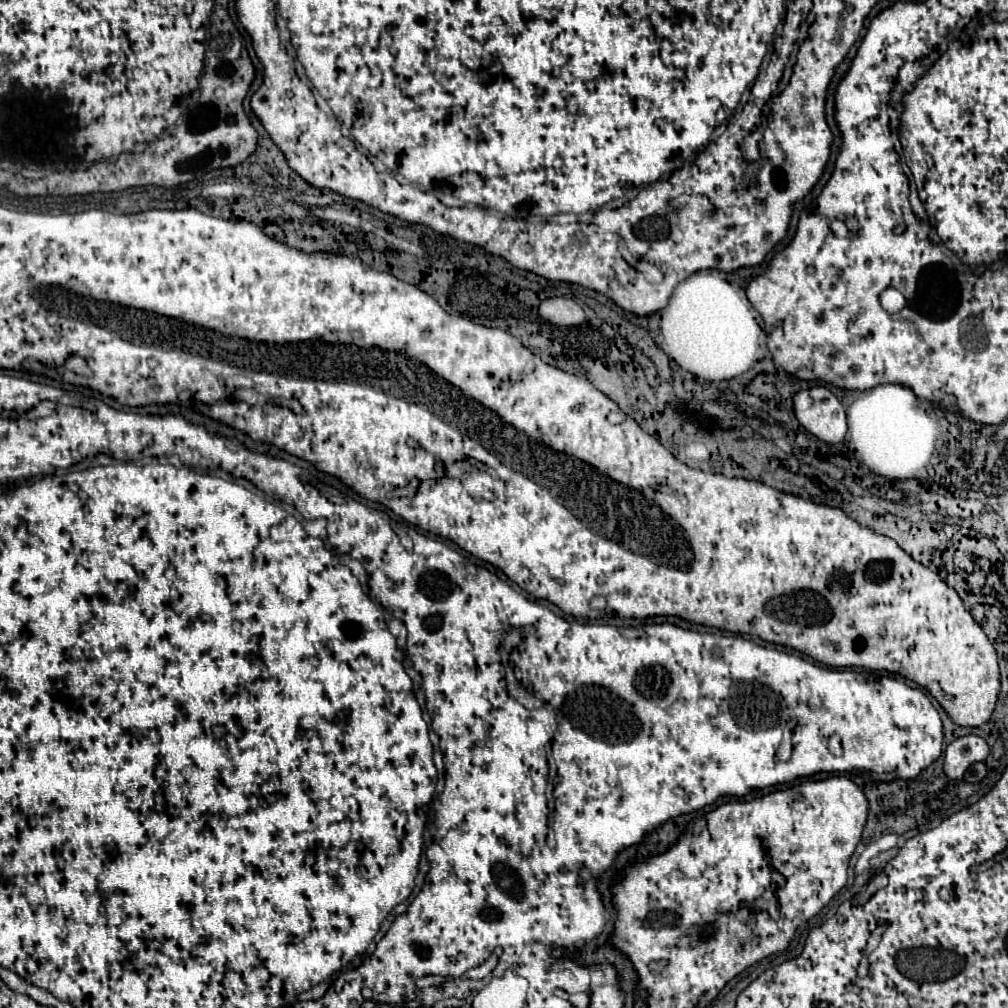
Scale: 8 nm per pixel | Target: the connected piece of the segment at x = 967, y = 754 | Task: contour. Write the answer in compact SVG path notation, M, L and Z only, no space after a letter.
M965 735L955 741L951 741L945 749L945 775L949 779L961 779L965 771L983 761L989 753L989 745L979 735Z

